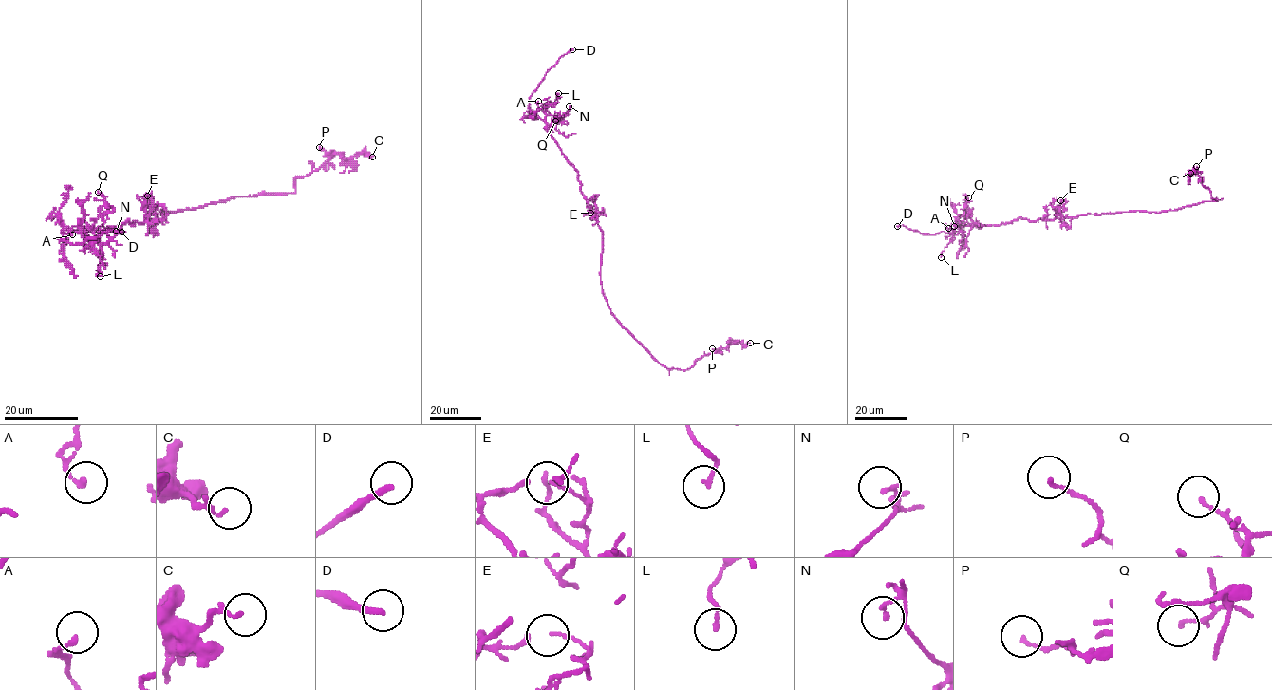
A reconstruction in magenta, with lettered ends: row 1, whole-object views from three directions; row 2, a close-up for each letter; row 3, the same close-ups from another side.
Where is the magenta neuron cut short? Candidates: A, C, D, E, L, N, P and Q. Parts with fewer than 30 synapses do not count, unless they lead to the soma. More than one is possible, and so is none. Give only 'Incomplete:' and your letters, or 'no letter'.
Incomplete: D

